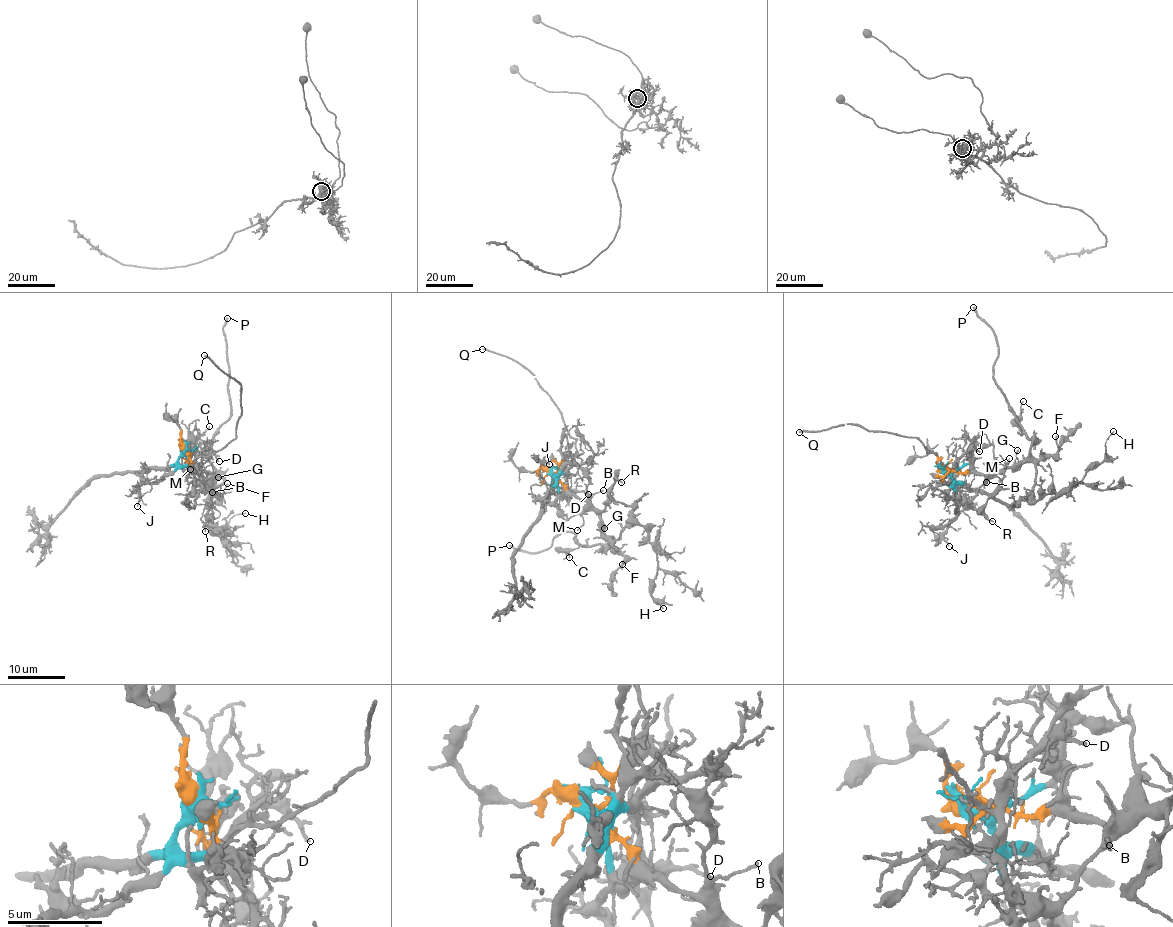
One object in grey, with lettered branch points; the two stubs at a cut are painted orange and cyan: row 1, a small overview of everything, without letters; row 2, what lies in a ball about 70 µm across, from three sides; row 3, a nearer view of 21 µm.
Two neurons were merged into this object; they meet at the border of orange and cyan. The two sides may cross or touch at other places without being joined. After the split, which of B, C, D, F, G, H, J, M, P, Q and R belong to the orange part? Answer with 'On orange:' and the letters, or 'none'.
On orange: B, C, F, G, H, M, P, R

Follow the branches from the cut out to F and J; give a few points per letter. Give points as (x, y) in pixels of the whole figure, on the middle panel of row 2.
F: (551, 473), (572, 493), (588, 500), (602, 522), (605, 534), (624, 556), (626, 562), (622, 563)
J: (552, 473), (557, 476), (551, 484), (544, 482), (540, 469), (545, 461), (549, 465)

